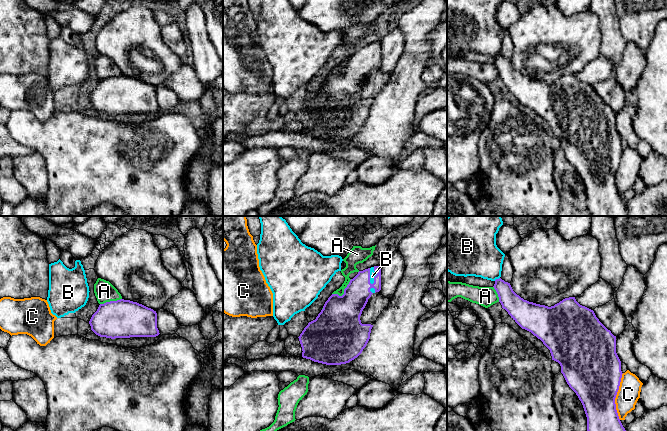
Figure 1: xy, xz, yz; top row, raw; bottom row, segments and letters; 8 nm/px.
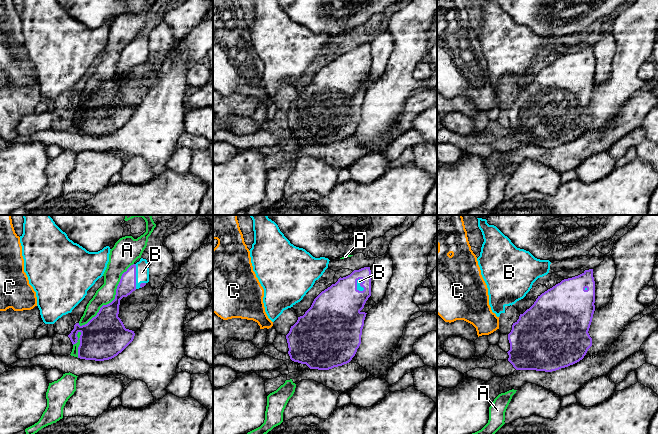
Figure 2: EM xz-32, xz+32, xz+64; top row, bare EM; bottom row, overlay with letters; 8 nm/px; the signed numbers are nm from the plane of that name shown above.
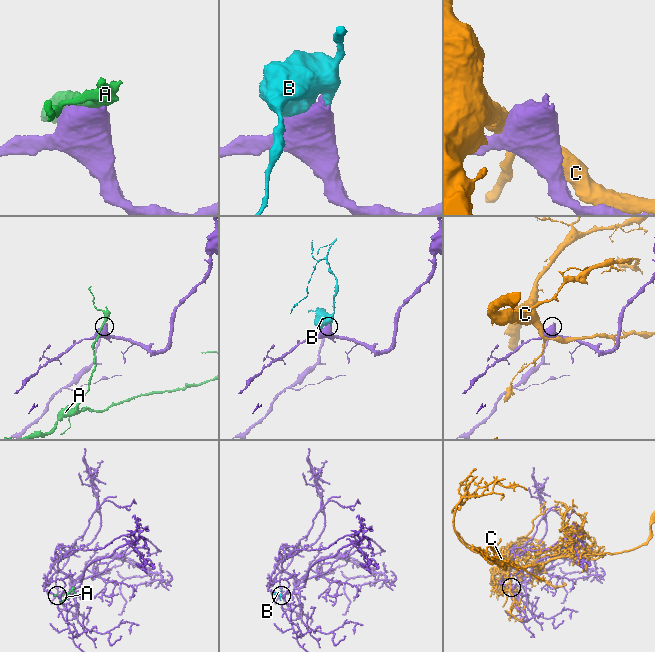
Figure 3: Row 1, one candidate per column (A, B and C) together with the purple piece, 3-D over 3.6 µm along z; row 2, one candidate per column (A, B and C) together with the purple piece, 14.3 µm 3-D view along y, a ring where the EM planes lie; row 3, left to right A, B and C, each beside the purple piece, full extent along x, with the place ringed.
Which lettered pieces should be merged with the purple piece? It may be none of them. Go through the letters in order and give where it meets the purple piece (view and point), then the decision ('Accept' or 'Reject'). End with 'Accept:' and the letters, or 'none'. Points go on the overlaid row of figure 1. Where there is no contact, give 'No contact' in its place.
A: Touches purple at xz (344, 292). Reject
B: Touches purple at xz (375, 276). Accept
C: Touches purple at yz (615, 396). Reject
Accept: B

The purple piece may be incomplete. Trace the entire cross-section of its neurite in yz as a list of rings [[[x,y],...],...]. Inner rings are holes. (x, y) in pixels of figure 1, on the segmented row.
[[[447,216],[447,271],[455,276],[475,276],[494,281],[499,302],[511,318],[522,328],[540,339],[550,350],[552,360],[558,362],[569,387],[581,401],[586,417],[587,431],[626,431],[615,404],[622,371],[621,361],[616,353],[616,336],[596,317],[593,310],[580,305],[575,297],[565,298],[554,306],[536,304],[517,295],[510,283],[502,280],[501,271],[505,254],[496,245],[496,234],[503,225],[501,216]]]

